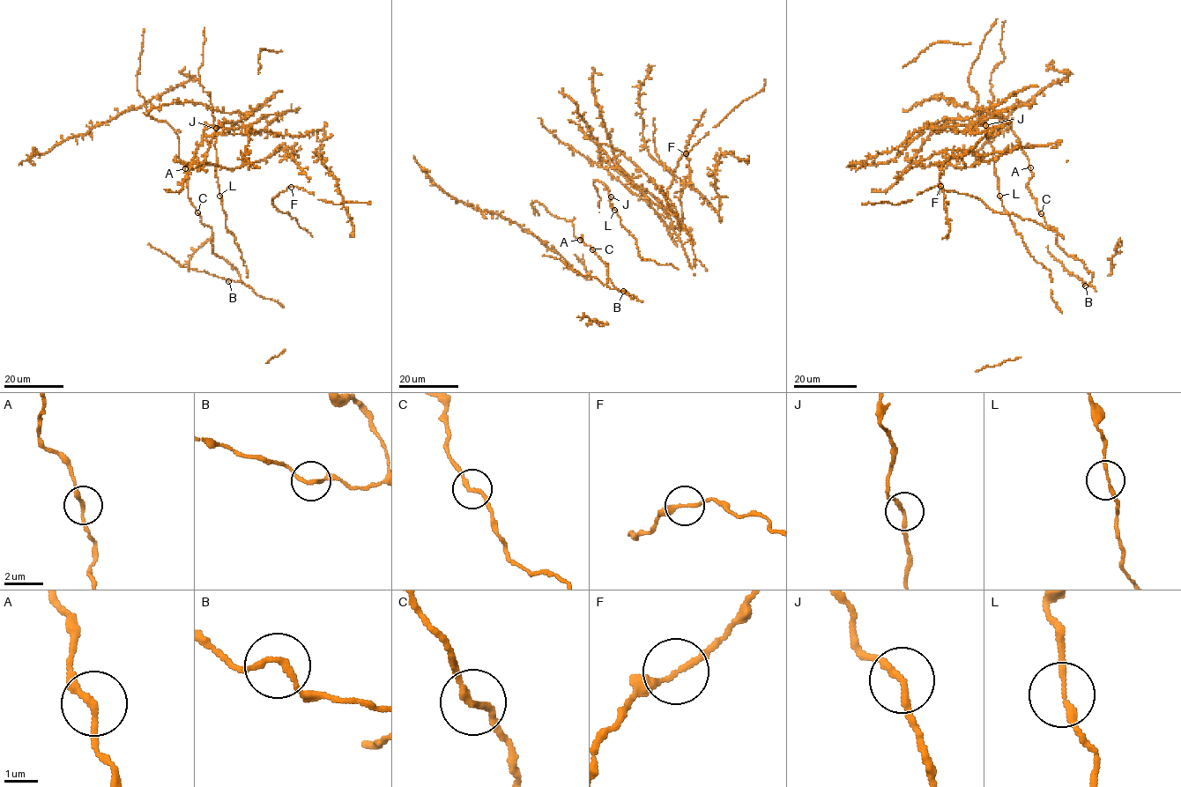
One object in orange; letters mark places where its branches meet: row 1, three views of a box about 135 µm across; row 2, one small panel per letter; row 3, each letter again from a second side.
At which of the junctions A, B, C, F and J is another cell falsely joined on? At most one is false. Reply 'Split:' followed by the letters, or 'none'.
Split: none

